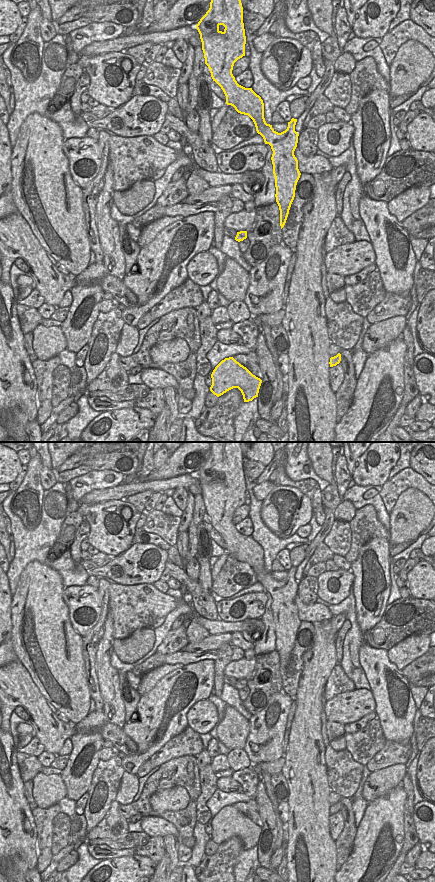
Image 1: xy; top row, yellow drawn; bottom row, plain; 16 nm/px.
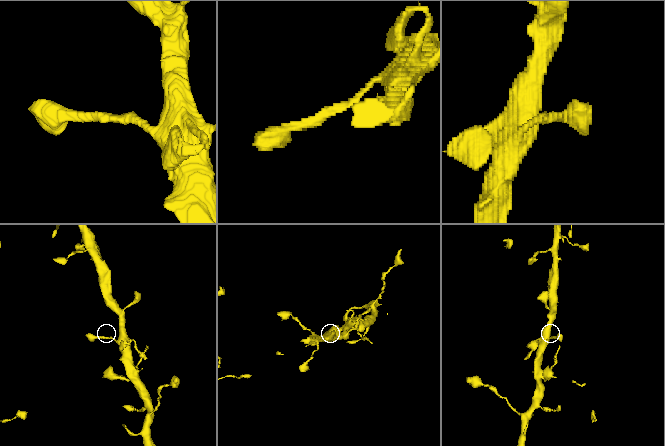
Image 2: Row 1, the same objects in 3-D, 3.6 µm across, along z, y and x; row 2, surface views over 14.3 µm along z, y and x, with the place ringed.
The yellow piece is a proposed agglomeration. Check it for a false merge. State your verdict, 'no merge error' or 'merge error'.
no merge error

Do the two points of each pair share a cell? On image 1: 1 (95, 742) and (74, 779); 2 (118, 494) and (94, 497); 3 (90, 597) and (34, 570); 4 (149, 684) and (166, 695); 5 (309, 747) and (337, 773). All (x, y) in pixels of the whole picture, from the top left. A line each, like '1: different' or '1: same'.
1: same
2: same
3: different
4: different
5: different

